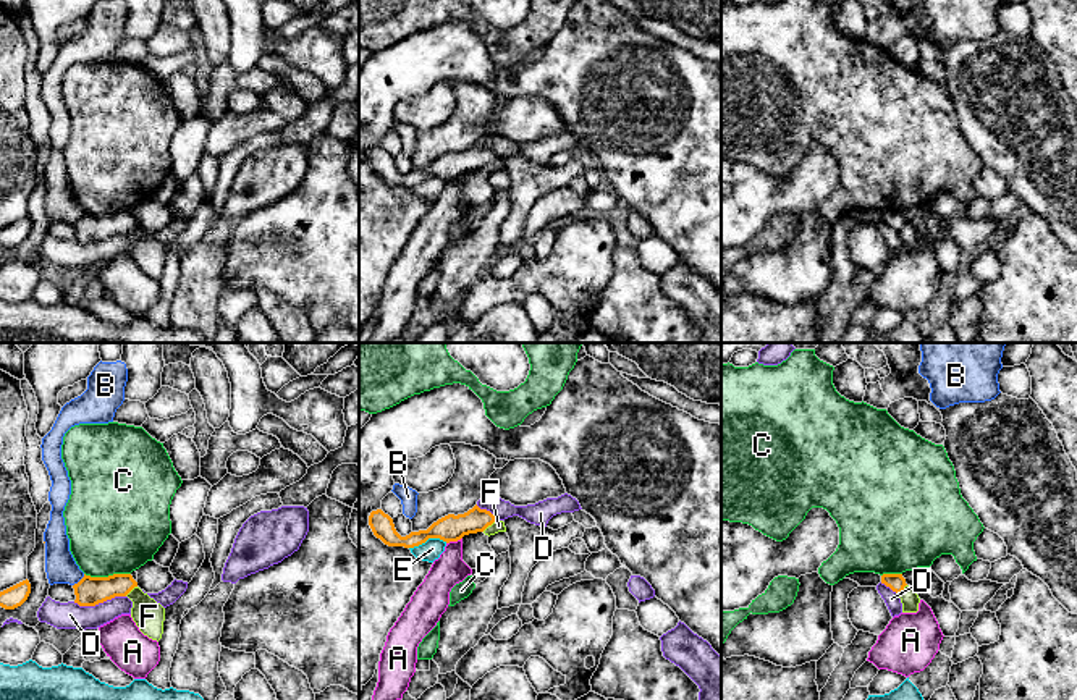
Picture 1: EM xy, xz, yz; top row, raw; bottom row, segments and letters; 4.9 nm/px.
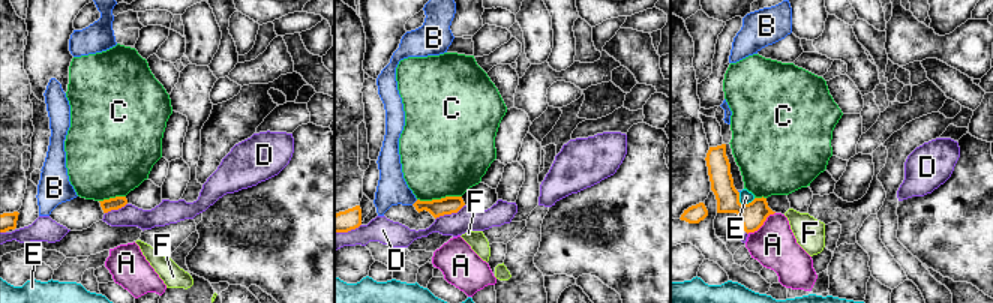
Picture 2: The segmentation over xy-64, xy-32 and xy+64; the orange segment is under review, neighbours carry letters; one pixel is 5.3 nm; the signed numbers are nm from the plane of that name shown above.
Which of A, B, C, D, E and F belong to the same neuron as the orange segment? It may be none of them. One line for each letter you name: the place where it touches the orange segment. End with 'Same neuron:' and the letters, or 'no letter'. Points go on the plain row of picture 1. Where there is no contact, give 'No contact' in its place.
Same neuron: no letter

